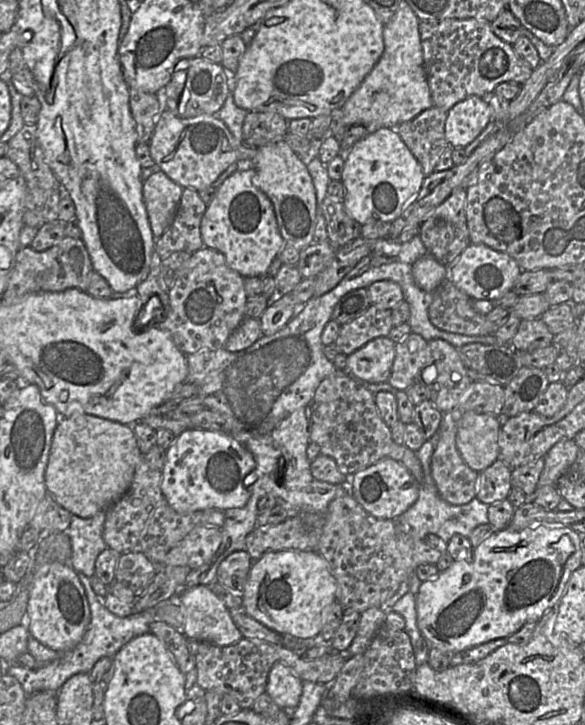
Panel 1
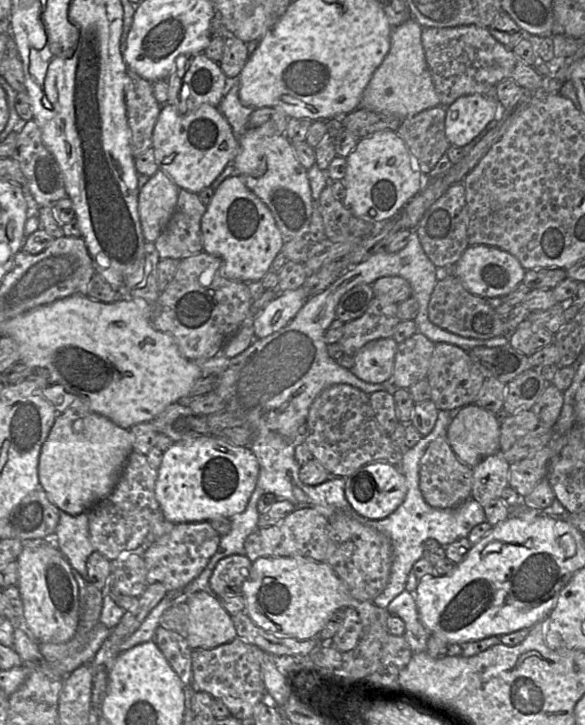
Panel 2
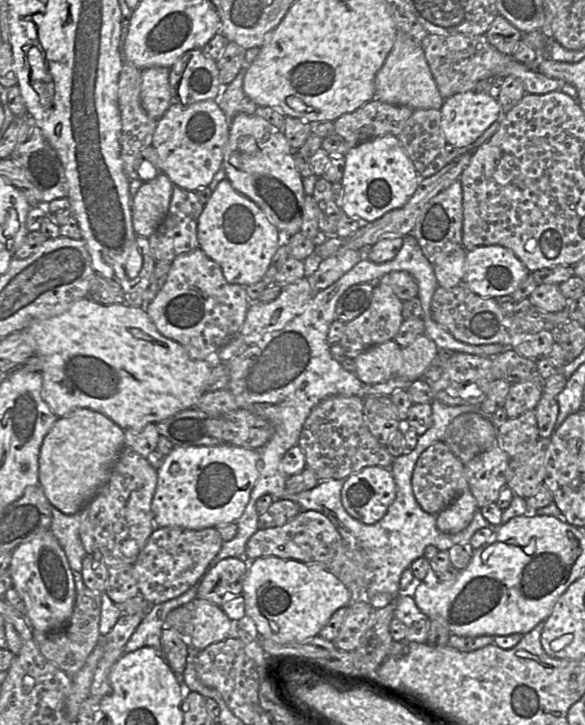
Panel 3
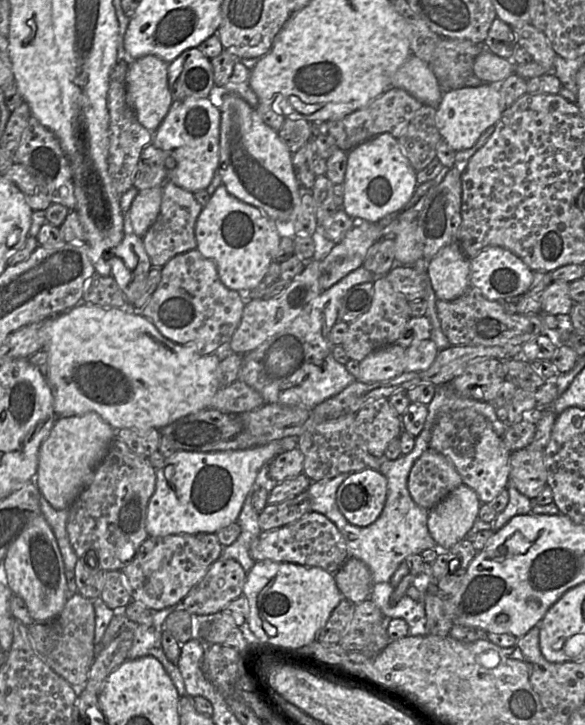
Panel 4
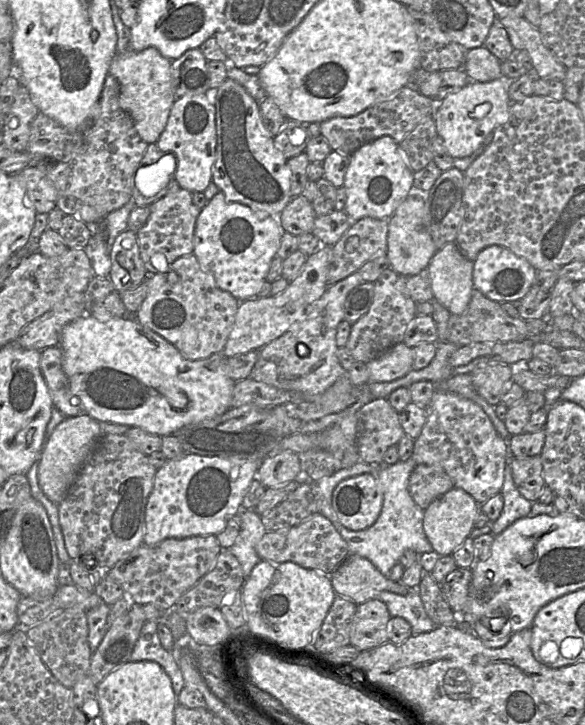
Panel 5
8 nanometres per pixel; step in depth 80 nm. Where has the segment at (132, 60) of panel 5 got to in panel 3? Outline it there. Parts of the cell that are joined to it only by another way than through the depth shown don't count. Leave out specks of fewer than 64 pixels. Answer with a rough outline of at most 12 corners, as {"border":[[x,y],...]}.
{"border":[[169,69],[141,70],[141,104],[158,121],[172,104]]}

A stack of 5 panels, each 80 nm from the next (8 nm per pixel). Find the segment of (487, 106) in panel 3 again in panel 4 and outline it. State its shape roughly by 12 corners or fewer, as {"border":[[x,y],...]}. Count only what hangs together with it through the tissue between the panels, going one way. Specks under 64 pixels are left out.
{"border":[[499,84],[443,93],[435,125],[471,148],[507,108]]}

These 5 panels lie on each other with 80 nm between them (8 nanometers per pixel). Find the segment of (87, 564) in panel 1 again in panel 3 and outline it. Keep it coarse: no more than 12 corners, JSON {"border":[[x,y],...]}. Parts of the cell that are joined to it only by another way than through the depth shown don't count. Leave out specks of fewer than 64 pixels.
{"border":[[51,505],[50,531],[72,571],[86,556],[80,539],[80,514]]}

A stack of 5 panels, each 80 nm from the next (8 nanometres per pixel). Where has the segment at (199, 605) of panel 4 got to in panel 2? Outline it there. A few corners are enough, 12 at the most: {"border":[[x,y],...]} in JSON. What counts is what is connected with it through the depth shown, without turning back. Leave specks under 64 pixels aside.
{"border":[[221,559],[209,579],[217,597],[242,595],[252,561]]}

